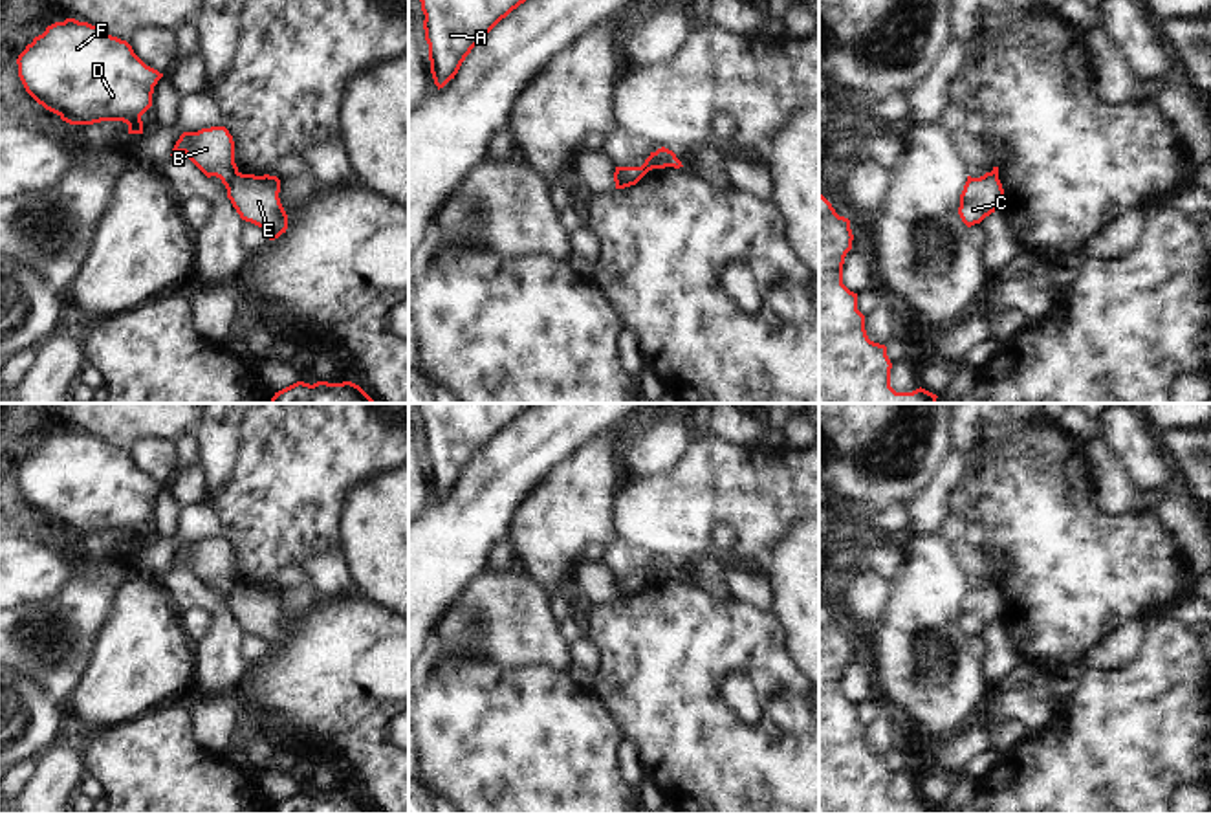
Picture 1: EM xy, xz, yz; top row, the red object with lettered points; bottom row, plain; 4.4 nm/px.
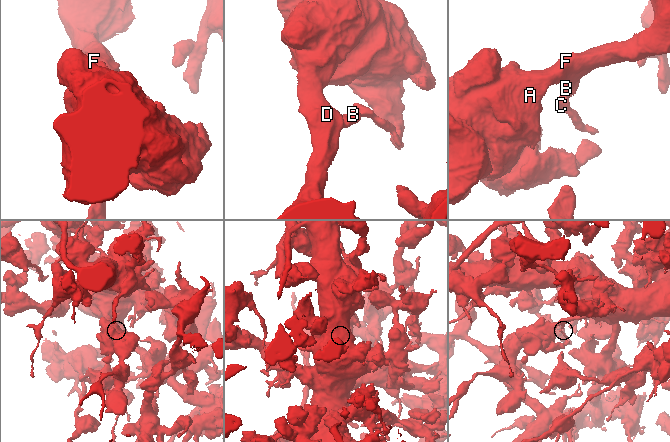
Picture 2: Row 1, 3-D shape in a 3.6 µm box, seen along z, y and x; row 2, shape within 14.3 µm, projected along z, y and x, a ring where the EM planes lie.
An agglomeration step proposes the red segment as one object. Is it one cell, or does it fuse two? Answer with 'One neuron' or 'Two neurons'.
Two neurons

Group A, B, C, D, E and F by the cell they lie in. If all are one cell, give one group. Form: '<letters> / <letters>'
A B D F / C E

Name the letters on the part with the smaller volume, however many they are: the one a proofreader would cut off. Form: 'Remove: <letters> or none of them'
Remove: C, E

